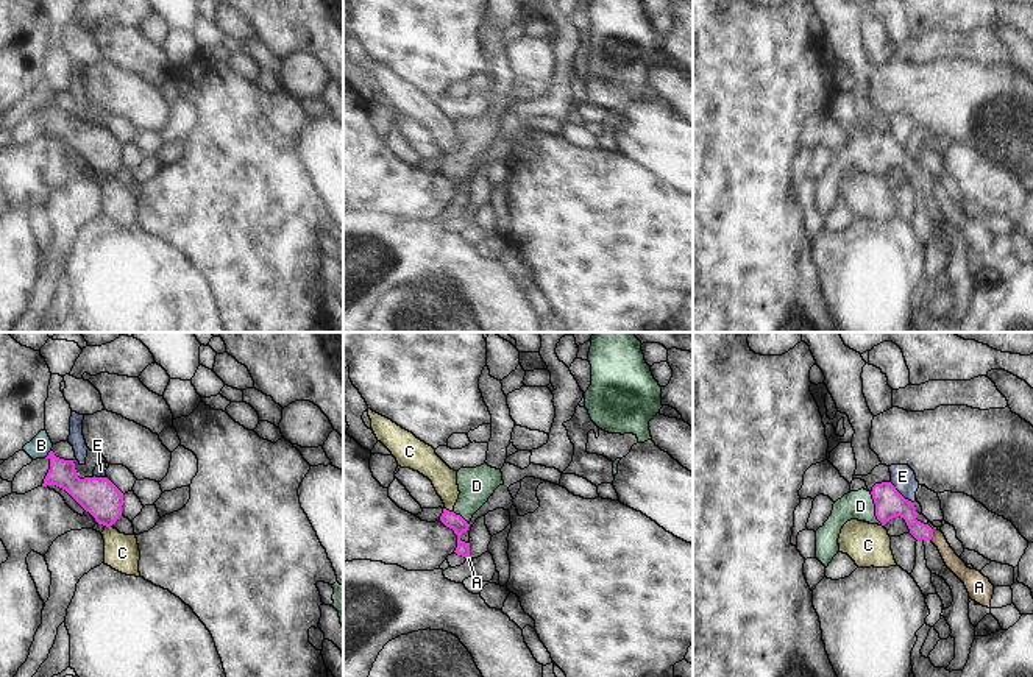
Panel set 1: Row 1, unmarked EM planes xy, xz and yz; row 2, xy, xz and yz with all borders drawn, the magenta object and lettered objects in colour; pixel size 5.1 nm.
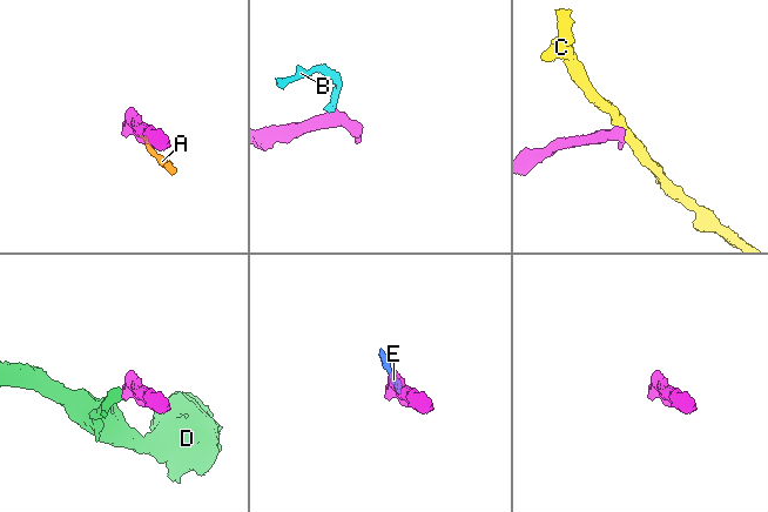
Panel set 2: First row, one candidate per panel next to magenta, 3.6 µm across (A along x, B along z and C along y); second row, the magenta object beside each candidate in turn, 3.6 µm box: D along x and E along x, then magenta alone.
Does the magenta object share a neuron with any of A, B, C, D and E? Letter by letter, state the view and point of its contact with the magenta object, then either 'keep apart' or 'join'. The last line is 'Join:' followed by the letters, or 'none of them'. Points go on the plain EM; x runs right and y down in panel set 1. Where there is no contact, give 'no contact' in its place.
A: contact yz (932, 183); keep apart
B: contact xy (49, 105); keep apart
C: contact xz (448, 161); keep apart
D: contact yz (876, 159); join
E: contact yz (901, 145); keep apart
Join: D

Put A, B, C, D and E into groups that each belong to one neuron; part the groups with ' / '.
A E / B / C / D

